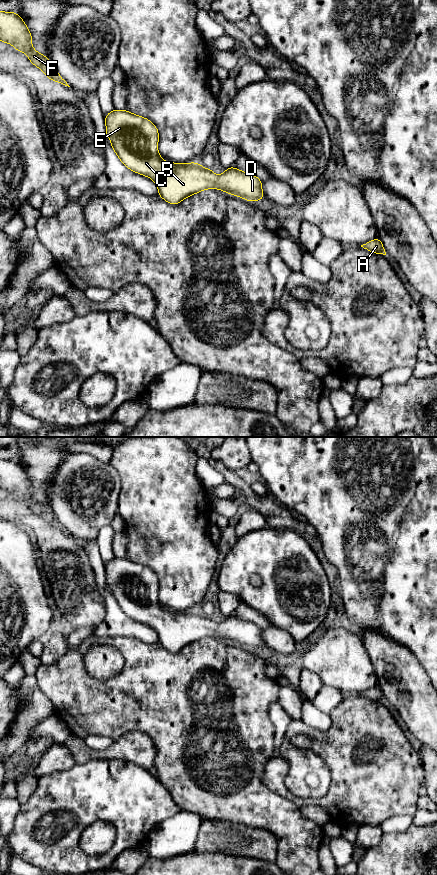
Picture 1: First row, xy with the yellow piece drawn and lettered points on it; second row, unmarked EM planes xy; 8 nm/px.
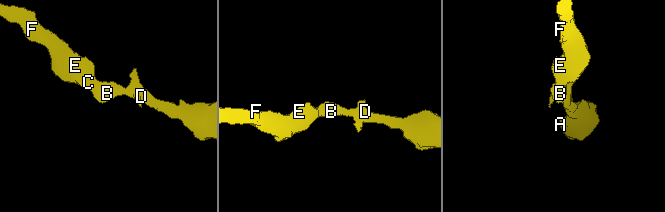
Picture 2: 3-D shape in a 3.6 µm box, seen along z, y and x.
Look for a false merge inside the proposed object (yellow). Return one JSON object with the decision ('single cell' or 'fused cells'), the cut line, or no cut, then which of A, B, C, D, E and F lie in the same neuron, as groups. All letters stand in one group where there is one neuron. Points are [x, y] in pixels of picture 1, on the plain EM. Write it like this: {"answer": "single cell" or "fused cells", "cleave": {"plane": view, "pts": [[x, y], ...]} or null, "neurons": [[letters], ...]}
{"answer": "single cell", "cleave": null, "neurons": [["A", "B", "C", "D", "E", "F"]]}

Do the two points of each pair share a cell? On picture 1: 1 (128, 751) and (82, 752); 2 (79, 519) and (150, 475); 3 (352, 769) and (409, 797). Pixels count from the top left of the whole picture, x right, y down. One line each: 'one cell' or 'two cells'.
1: one cell
2: two cells
3: one cell

